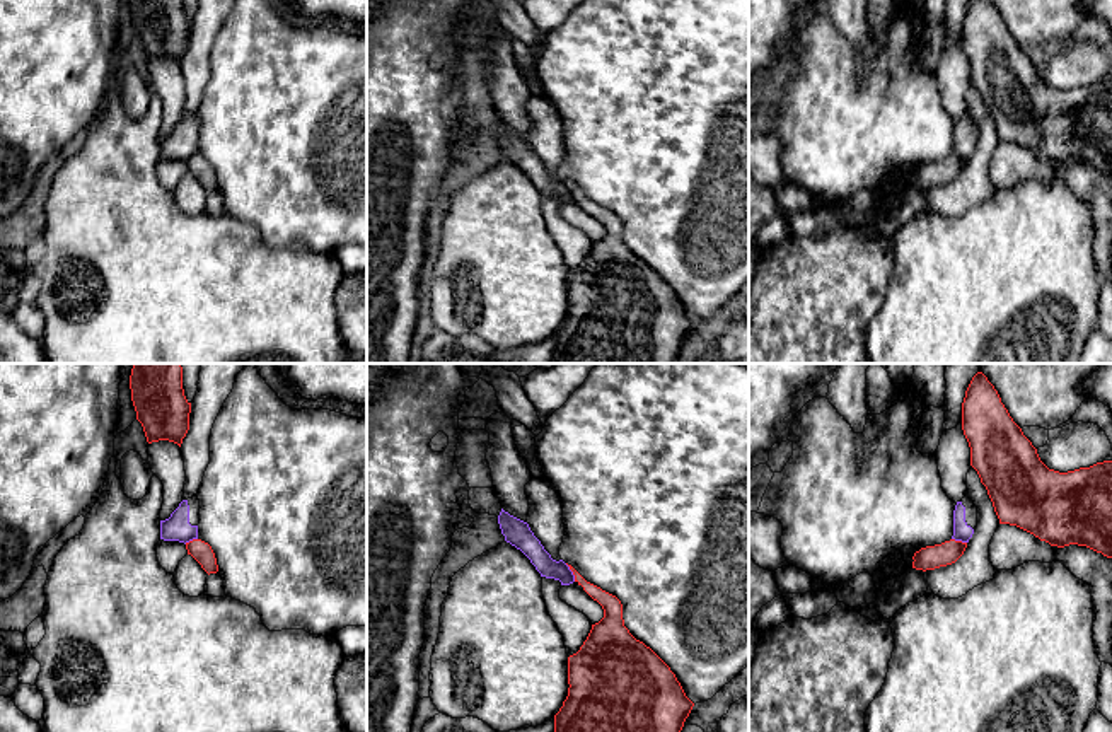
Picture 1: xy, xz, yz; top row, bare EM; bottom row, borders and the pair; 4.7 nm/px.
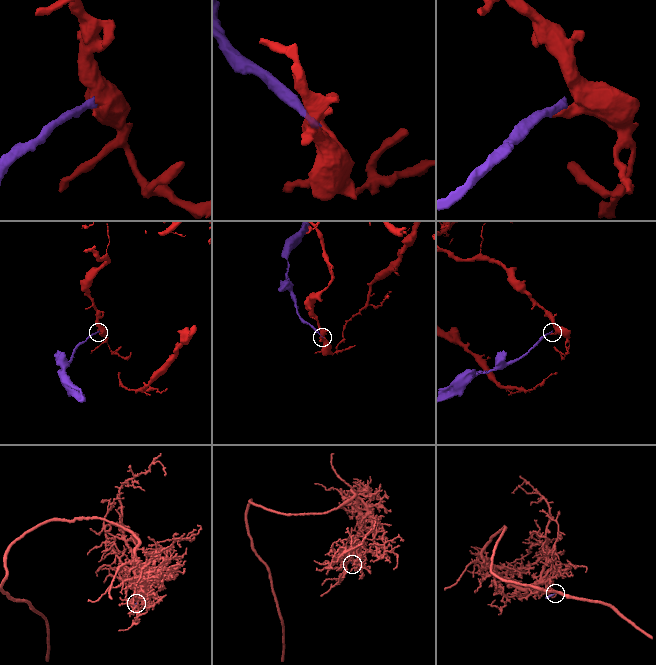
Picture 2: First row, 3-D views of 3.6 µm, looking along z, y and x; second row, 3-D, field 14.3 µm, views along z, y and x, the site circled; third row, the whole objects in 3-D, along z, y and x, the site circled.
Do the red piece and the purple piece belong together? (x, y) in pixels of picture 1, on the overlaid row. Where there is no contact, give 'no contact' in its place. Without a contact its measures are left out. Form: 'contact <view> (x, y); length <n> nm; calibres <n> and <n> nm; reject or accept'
contact xz (572, 570); length 100 nm; calibres 90 and 100 nm; reject

